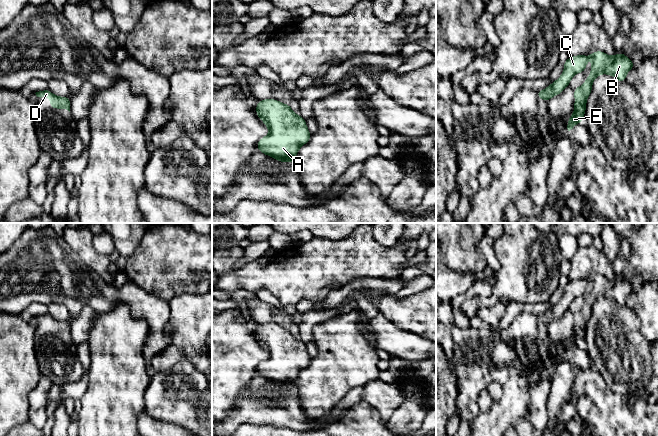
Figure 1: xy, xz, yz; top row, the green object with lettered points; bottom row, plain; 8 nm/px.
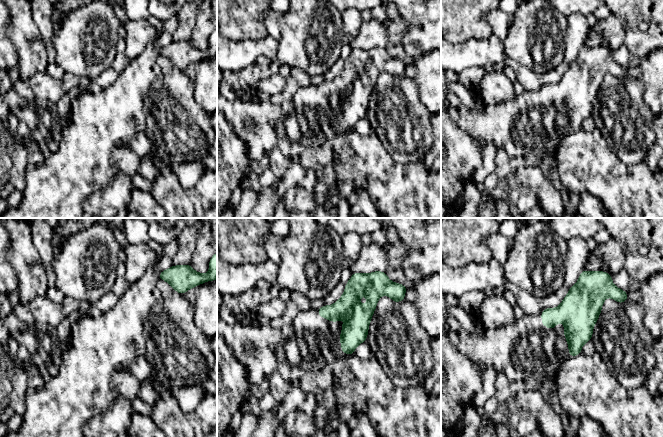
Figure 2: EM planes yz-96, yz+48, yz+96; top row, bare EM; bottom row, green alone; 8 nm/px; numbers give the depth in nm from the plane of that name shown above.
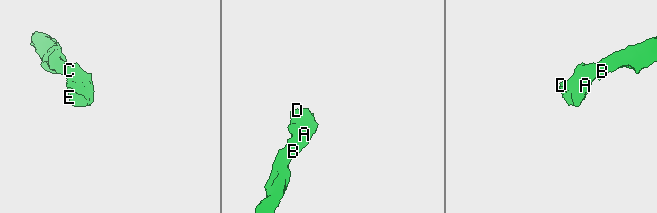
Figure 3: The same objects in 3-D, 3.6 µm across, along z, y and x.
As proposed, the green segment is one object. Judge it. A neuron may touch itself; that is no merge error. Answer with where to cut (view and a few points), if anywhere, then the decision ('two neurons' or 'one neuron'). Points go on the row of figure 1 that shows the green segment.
no cut | one neuron

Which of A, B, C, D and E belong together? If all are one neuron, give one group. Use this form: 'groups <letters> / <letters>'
groups A B C D E

